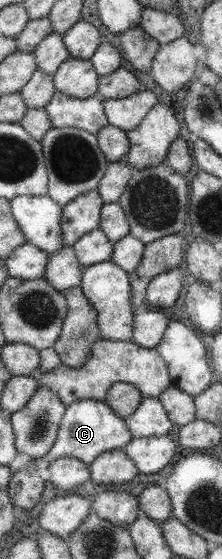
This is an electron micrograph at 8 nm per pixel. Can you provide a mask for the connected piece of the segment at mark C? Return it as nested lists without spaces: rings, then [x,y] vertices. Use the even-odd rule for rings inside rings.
[[[96,399],[73,401],[64,406],[54,445],[38,460],[38,463],[44,466],[58,457],[73,457],[84,464],[89,464],[100,453],[111,449],[122,450],[131,438],[132,435],[123,418],[117,417],[102,401]]]

